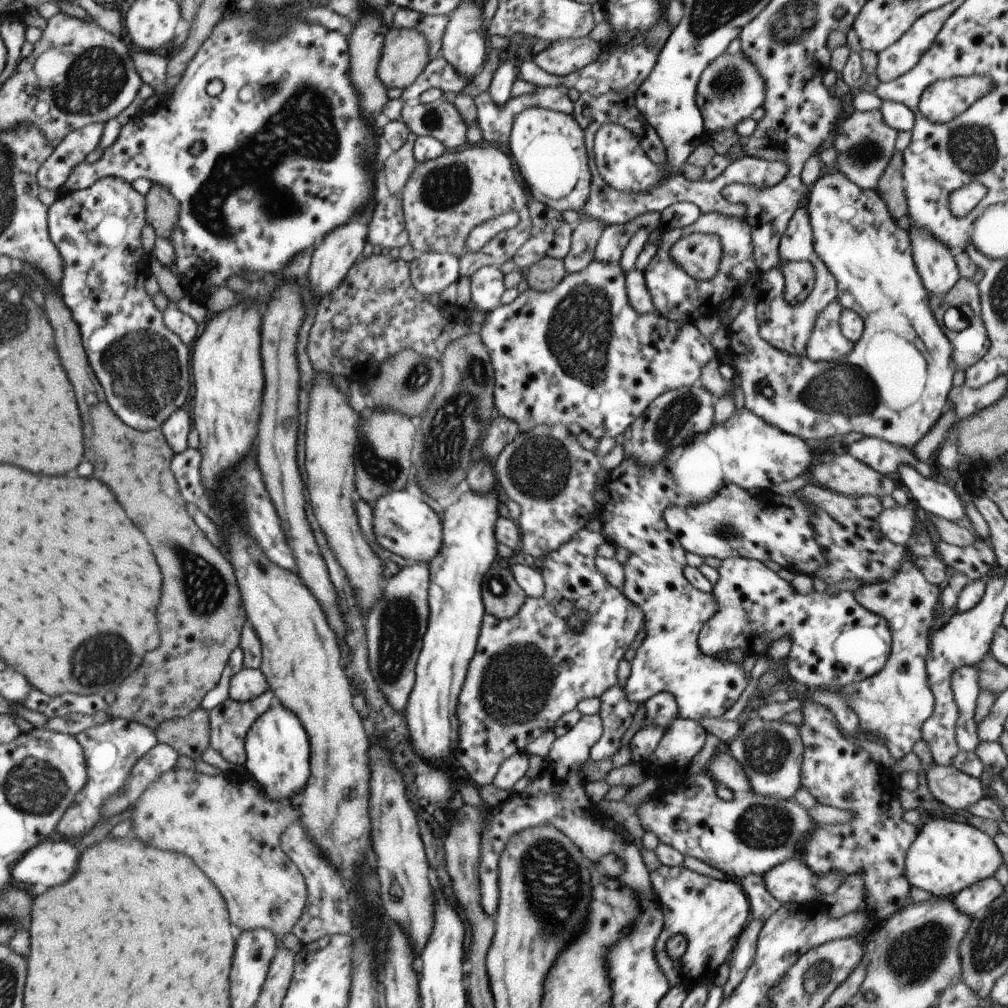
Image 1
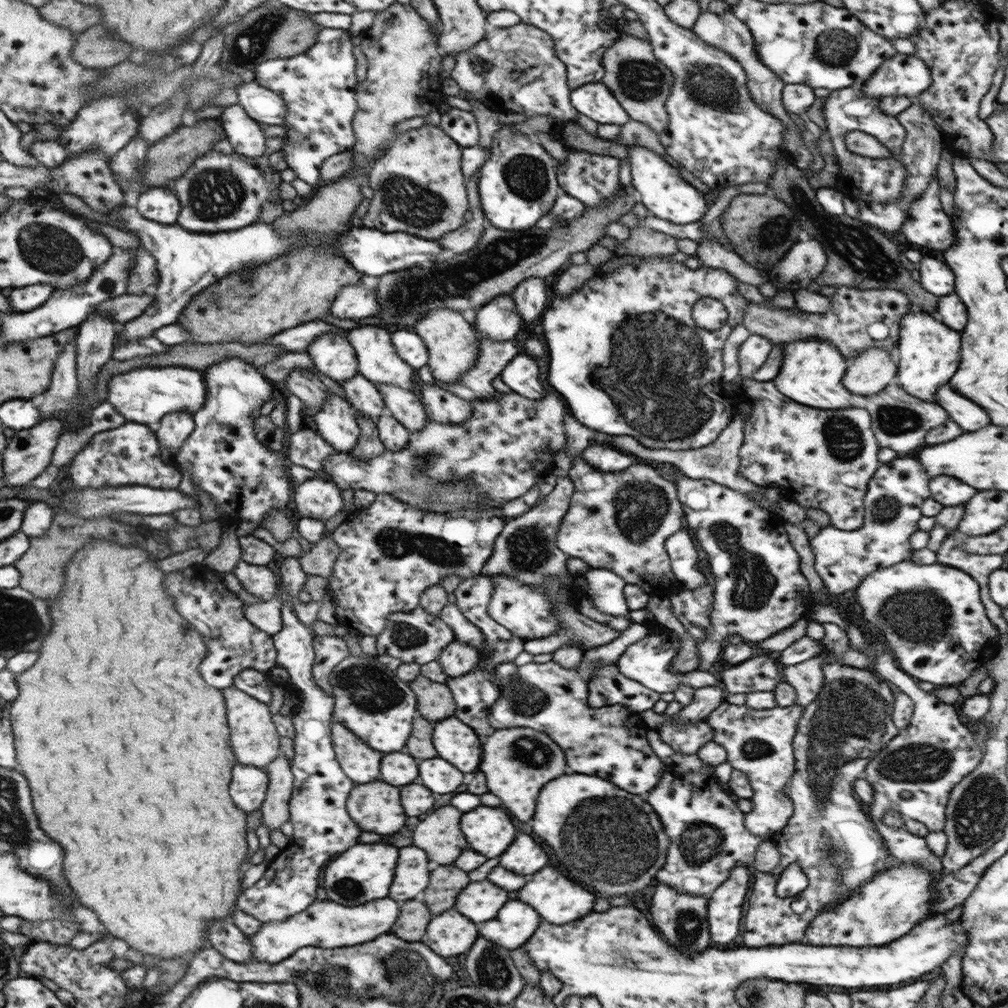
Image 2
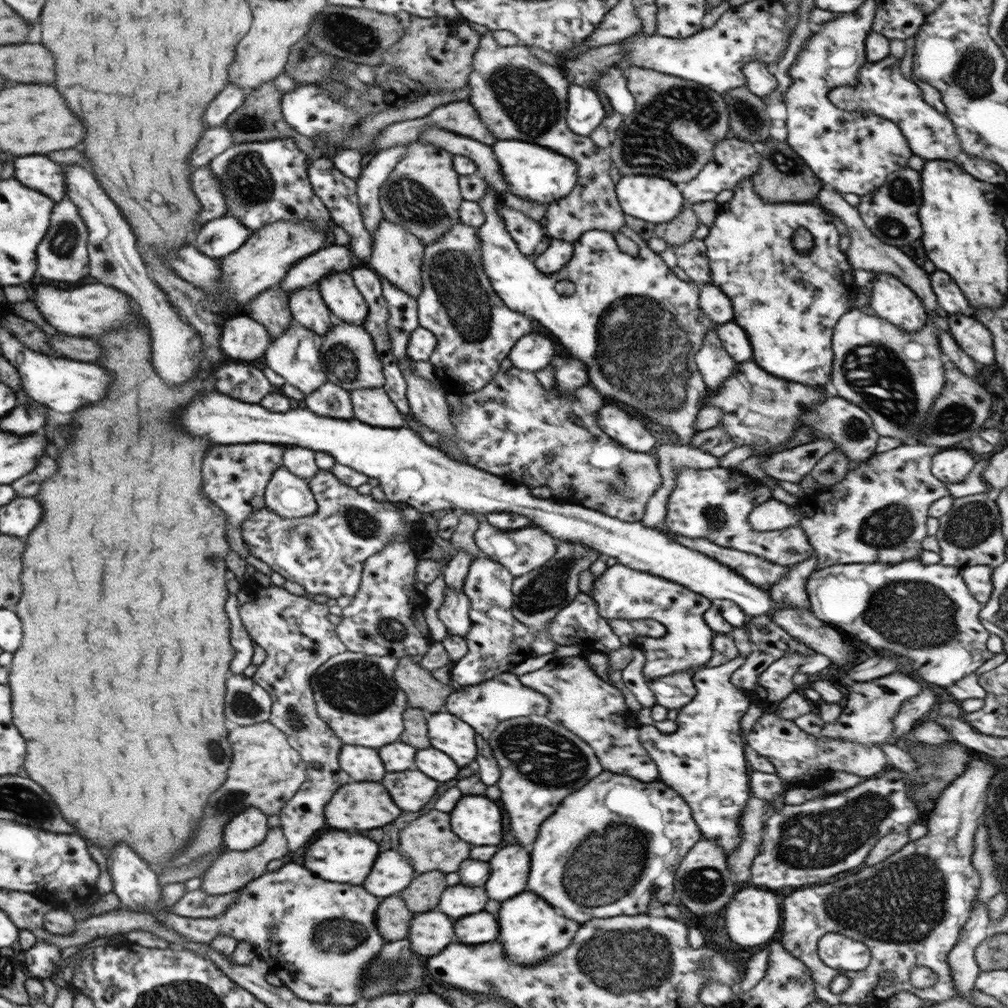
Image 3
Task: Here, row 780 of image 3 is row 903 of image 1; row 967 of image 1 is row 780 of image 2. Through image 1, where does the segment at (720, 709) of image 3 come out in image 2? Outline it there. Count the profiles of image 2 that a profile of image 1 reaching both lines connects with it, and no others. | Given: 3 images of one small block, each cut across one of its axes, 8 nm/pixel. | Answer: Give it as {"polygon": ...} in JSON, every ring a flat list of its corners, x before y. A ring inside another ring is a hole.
{"polygon":[[707,765,706,772,668,773,664,771,657,786,647,792,647,800,651,808,659,814,664,834,669,837,665,863,657,872,656,884,671,885,673,889,690,896,705,896,713,892,717,886,728,880,730,871,736,867,755,866,759,860,755,852,759,844,770,841,769,836,753,836,743,824,744,813,737,808,733,795,723,789,713,773,713,766]]}

